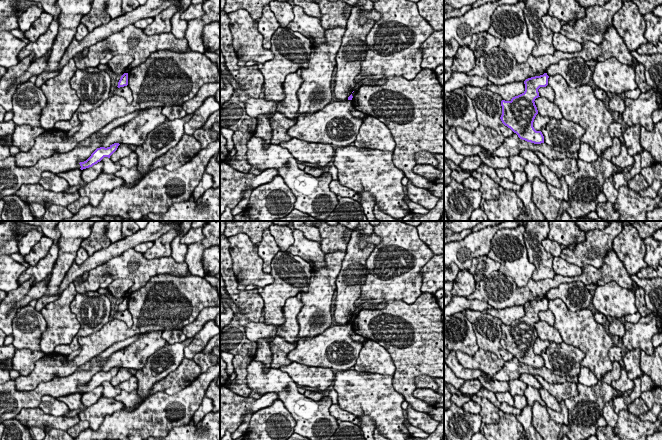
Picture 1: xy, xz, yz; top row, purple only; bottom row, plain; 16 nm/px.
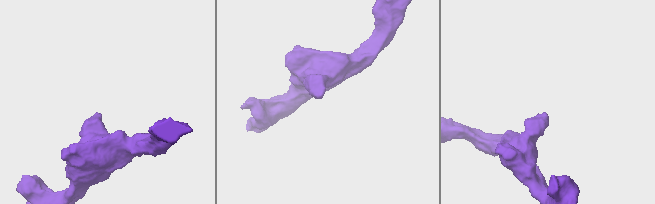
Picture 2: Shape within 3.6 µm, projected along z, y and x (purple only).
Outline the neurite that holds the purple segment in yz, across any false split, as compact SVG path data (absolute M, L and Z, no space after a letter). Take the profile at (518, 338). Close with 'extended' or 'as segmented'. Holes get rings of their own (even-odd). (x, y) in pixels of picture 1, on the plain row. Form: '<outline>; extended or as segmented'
M544 297L540 300L528 302L524 305L525 315L513 321L510 325L501 325L502 347L510 352L518 361L534 368L544 367L541 355L536 355L533 346L538 338L535 323L540 321L538 313L548 309L549 300Z; as segmented

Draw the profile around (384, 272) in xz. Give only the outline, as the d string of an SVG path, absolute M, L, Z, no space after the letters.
M381 221L374 226L373 232L381 238L381 242L375 245L366 260L366 281L361 286L359 299L355 302L354 314L362 310L361 305L367 302L374 305L384 300L402 300L407 304L417 302L422 295L423 277L420 271L434 256L431 249L420 239L417 228L403 221Z

